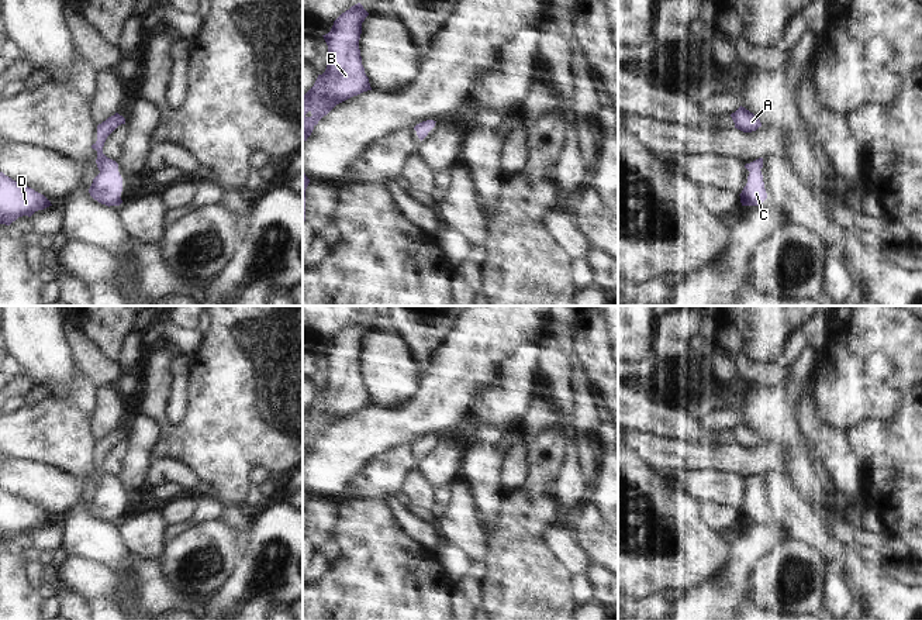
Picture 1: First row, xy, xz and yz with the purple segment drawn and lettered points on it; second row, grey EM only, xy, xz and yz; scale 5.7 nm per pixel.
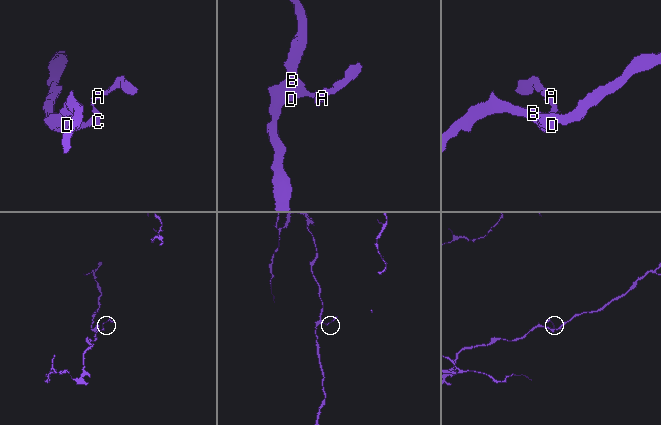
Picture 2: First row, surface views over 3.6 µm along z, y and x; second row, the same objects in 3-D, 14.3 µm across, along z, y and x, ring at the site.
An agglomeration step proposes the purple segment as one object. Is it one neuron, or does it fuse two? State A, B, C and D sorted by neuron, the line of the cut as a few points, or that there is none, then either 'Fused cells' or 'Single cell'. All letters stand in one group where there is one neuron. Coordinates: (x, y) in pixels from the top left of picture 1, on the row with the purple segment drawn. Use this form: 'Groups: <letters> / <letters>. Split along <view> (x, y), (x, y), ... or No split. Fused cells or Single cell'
Groups: A B C D. No split. Single cell.

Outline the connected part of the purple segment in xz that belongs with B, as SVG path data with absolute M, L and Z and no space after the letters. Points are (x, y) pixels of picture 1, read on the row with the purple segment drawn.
M358 3L342 13L331 31L322 35L328 45L328 65L303 96L303 142L336 104L372 90L359 49L362 23L367 16Z

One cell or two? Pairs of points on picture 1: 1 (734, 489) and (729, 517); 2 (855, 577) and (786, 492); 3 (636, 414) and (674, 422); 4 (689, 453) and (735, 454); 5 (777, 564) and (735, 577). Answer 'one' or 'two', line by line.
1: two
2: one
3: one
4: one
5: two

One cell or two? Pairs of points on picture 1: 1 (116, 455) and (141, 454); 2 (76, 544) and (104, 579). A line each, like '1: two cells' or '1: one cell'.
1: two cells
2: two cells

